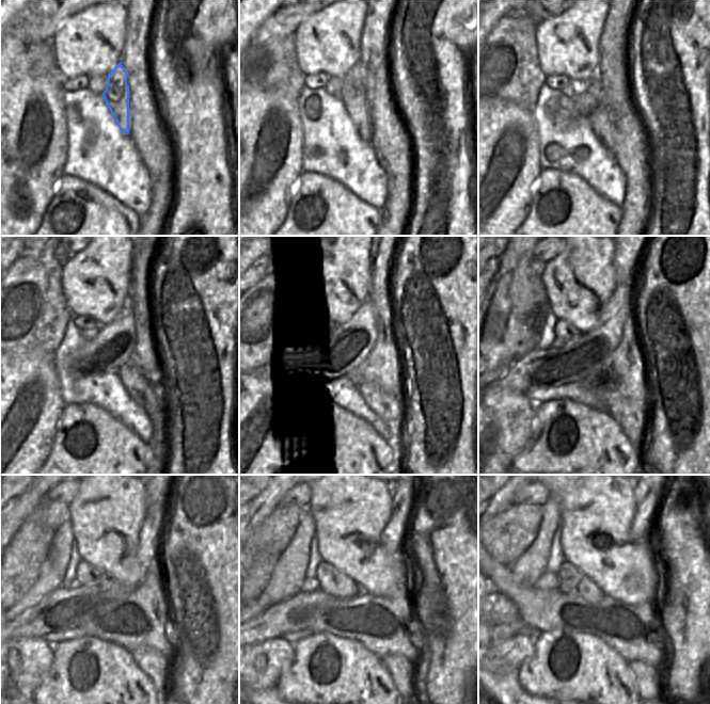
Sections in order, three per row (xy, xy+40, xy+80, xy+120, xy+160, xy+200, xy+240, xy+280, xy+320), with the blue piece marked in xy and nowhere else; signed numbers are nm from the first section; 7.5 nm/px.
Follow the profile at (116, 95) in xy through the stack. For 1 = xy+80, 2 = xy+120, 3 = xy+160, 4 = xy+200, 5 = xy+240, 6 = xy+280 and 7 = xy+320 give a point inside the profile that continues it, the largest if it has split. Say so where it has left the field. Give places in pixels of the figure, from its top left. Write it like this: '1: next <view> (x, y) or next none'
1: next xy+80 (602, 127)
2: next xy+120 (140, 389)
3: next xy+160 (384, 404)
4: next xy+200 (629, 415)
5: next xy+240 (158, 668)
6: next xy+280 (405, 676)
7: next xy+320 (649, 686)

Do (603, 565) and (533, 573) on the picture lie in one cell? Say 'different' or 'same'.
different

